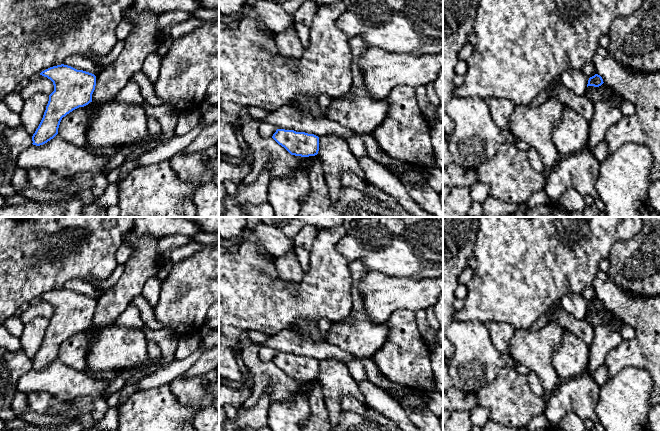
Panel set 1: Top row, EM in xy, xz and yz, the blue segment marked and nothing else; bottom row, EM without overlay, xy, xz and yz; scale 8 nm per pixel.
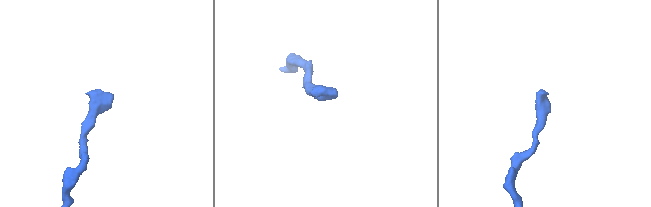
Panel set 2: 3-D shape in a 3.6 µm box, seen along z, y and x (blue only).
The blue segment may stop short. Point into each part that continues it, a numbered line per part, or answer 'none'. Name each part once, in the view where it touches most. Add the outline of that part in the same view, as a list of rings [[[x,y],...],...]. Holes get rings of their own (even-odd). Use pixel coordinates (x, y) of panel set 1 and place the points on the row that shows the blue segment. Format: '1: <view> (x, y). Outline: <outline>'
none

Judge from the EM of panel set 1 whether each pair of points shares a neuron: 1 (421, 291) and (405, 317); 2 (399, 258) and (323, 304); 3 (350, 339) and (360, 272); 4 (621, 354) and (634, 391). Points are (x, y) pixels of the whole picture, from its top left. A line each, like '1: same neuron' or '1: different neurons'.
1: different neurons
2: different neurons
3: same neuron
4: different neurons

